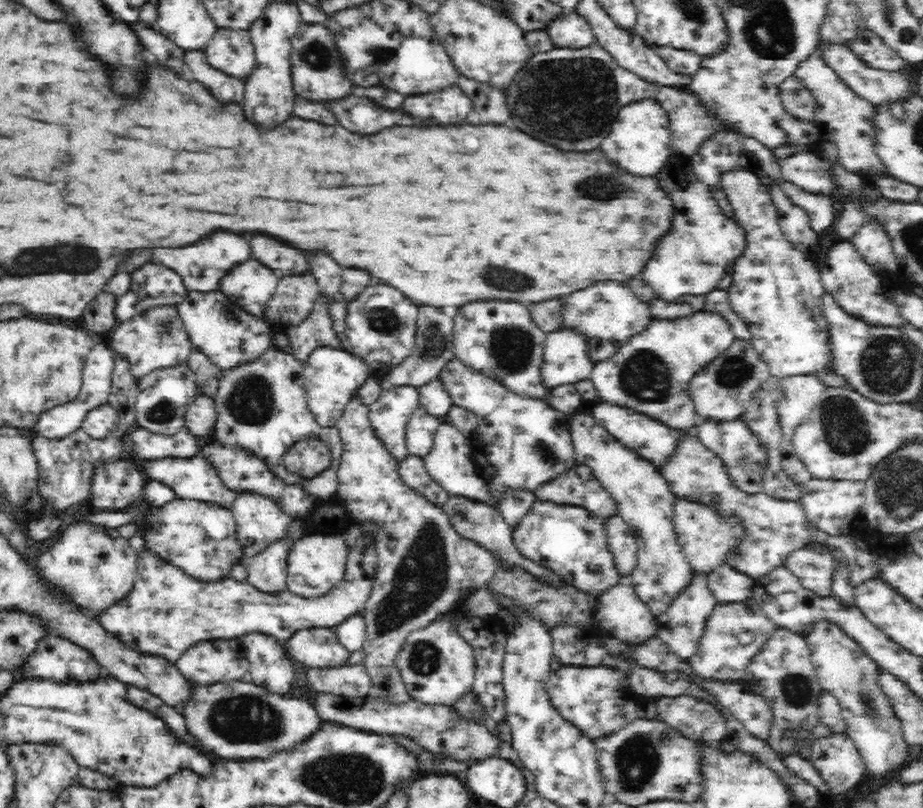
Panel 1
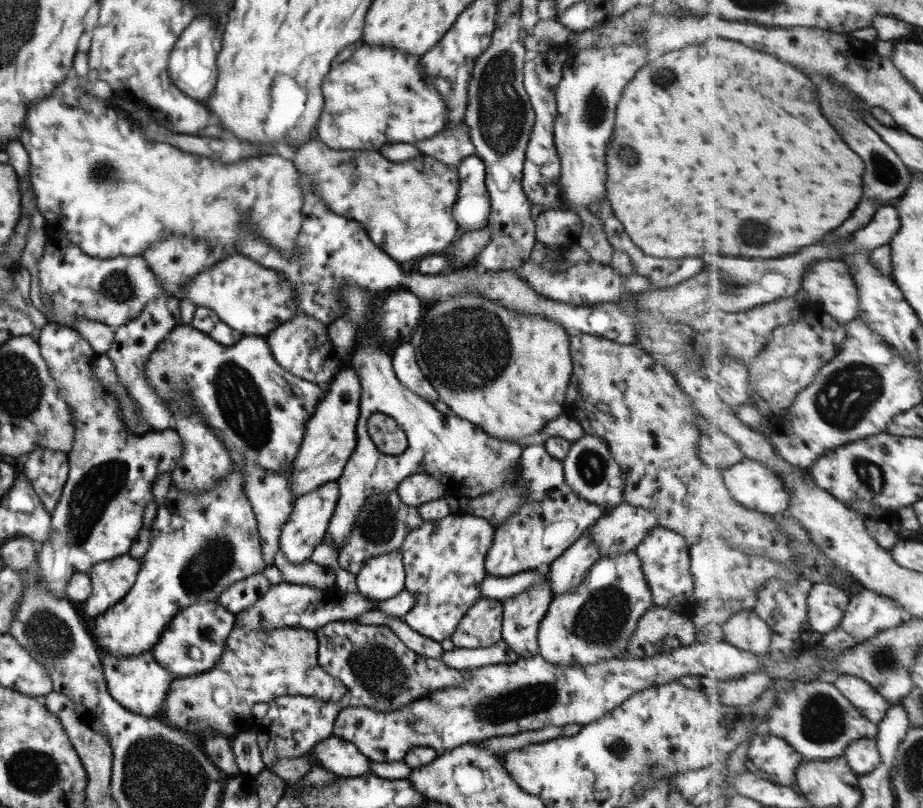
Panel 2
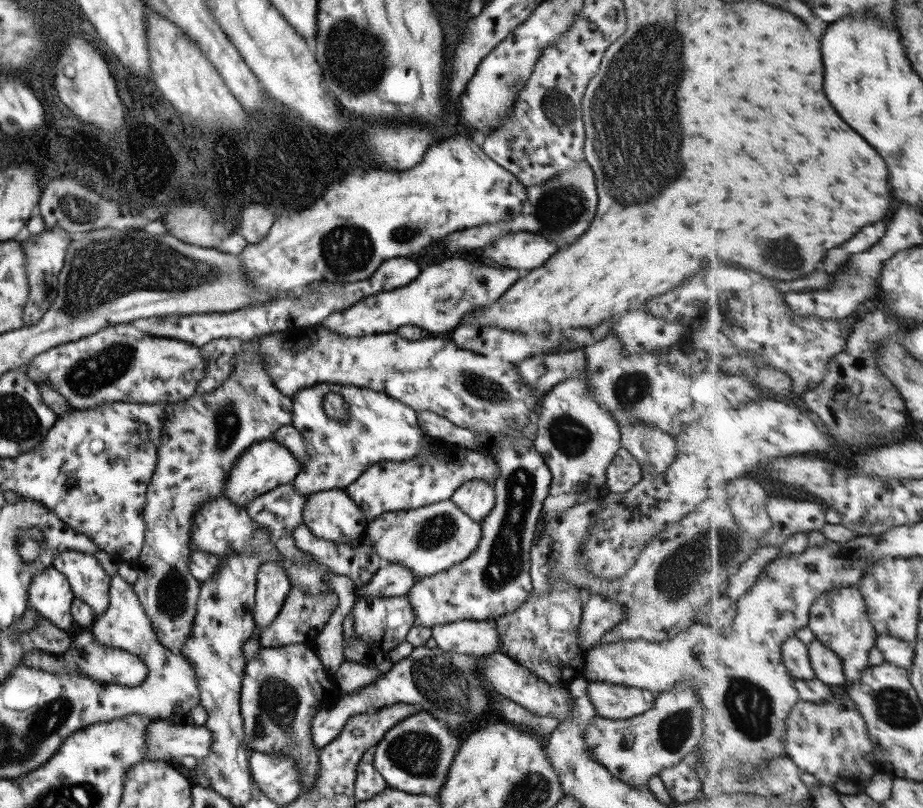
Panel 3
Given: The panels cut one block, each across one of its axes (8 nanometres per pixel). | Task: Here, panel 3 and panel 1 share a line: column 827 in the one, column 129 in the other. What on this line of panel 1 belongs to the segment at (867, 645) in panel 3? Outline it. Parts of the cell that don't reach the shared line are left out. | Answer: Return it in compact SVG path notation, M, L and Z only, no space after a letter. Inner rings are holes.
M346 542L346 551L347 551L347 564L345 570L344 580L341 580L339 583L334 585L332 590L329 590L325 595L321 597L310 597L304 598L288 589L281 590L278 592L266 592L263 590L258 590L254 585L246 581L239 581L234 577L230 576L227 579L220 579L212 582L202 582L194 577L186 574L181 568L177 566L170 565L169 563L165 563L162 558L159 558L157 555L154 555L152 552L147 551L139 556L138 560L138 576L136 578L136 582L134 582L134 588L130 591L130 594L115 604L111 606L108 610L106 610L105 614L98 617L98 620L110 631L110 633L118 635L122 639L122 641L128 643L130 646L138 647L138 649L150 653L157 654L158 656L166 658L166 660L174 662L177 658L180 658L180 655L188 650L194 643L198 641L207 641L210 639L237 639L242 638L246 634L252 633L260 633L266 636L274 637L279 642L283 643L294 631L297 631L301 628L306 627L330 627L333 628L338 626L343 620L346 620L348 617L360 615L364 610L368 602L368 598L370 598L370 594L375 590L374 582L376 582L376 574L378 574L378 565L379 565L379 555L377 552L377 548L374 542L372 543L348 543Z

